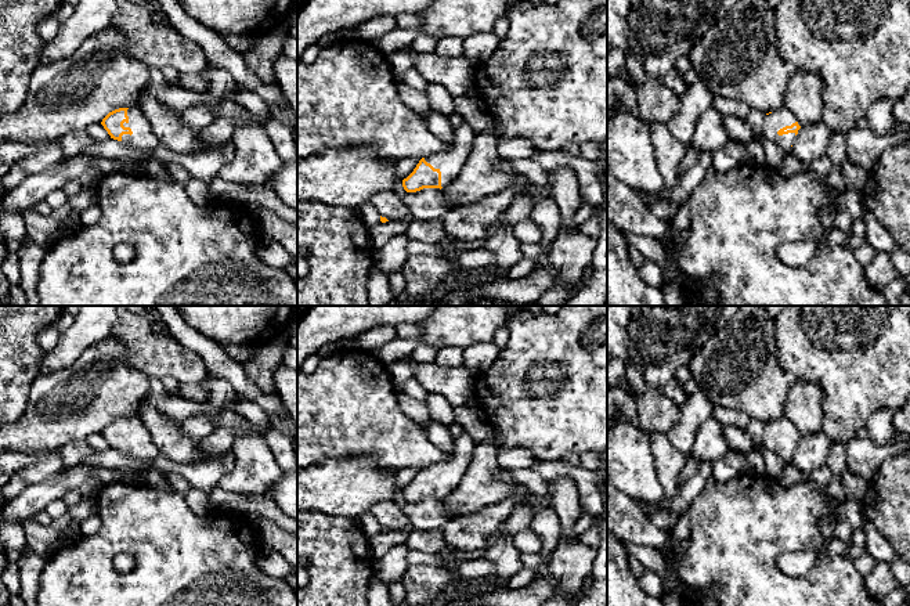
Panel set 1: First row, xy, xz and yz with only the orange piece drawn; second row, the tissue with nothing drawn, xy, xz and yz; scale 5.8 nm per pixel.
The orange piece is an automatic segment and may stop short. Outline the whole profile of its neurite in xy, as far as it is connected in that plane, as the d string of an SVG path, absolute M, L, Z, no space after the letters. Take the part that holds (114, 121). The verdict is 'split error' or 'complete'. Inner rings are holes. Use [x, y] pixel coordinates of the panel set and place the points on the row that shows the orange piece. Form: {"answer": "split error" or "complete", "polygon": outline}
{"answer": "split error", "polygon": "M119 108L101 122L111 138L140 151L155 151L159 145L148 119L138 108Z"}

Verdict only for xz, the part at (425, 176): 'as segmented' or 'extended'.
extended

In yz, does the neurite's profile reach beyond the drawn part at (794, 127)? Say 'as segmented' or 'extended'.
extended

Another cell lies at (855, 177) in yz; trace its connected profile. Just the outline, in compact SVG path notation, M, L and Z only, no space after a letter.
M846 162L841 165L841 170L846 190L855 190L857 192L862 192L863 187L867 183L869 172L860 166Z

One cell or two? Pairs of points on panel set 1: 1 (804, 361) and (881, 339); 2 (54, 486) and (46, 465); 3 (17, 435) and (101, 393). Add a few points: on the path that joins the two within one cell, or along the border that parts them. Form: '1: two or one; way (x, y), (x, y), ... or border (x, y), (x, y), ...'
1: one; way (823, 356), (862, 354)
2: two; border (65, 466), (46, 479), (31, 483), (22, 491)
3: one; way (39, 424), (58, 400), (72, 400), (79, 396)

